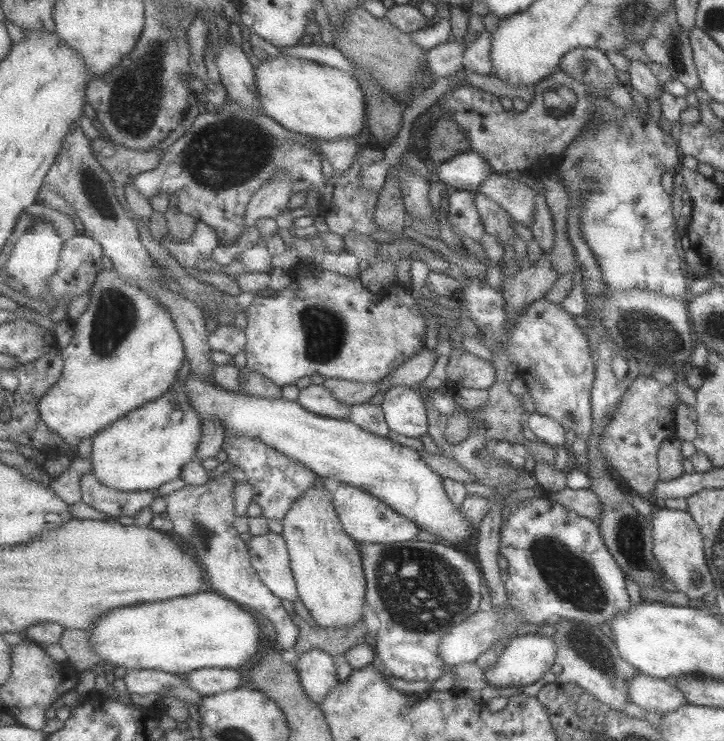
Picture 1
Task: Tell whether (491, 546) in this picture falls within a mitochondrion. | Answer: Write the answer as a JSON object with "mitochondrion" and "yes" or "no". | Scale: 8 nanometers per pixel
{"mitochondrion":"no"}

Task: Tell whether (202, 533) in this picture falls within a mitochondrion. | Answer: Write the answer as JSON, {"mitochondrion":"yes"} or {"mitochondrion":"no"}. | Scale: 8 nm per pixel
{"mitochondrion":"yes"}

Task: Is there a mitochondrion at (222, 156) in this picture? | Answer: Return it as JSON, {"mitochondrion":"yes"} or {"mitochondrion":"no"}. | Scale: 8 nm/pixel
{"mitochondrion":"yes"}

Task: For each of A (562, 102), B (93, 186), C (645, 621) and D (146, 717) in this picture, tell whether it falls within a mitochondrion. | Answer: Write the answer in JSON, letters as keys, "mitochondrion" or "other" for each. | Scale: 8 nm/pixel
{"A":"mitochondrion","B":"mitochondrion","C":"other","D":"other"}

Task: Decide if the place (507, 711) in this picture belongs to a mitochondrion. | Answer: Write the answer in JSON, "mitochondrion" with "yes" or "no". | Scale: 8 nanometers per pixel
{"mitochondrion":"no"}

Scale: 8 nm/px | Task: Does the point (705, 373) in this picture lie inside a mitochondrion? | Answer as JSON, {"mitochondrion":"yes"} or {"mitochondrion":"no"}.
{"mitochondrion":"no"}

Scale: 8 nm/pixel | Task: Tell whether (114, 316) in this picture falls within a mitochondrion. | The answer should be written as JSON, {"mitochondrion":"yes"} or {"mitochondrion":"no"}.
{"mitochondrion":"yes"}

